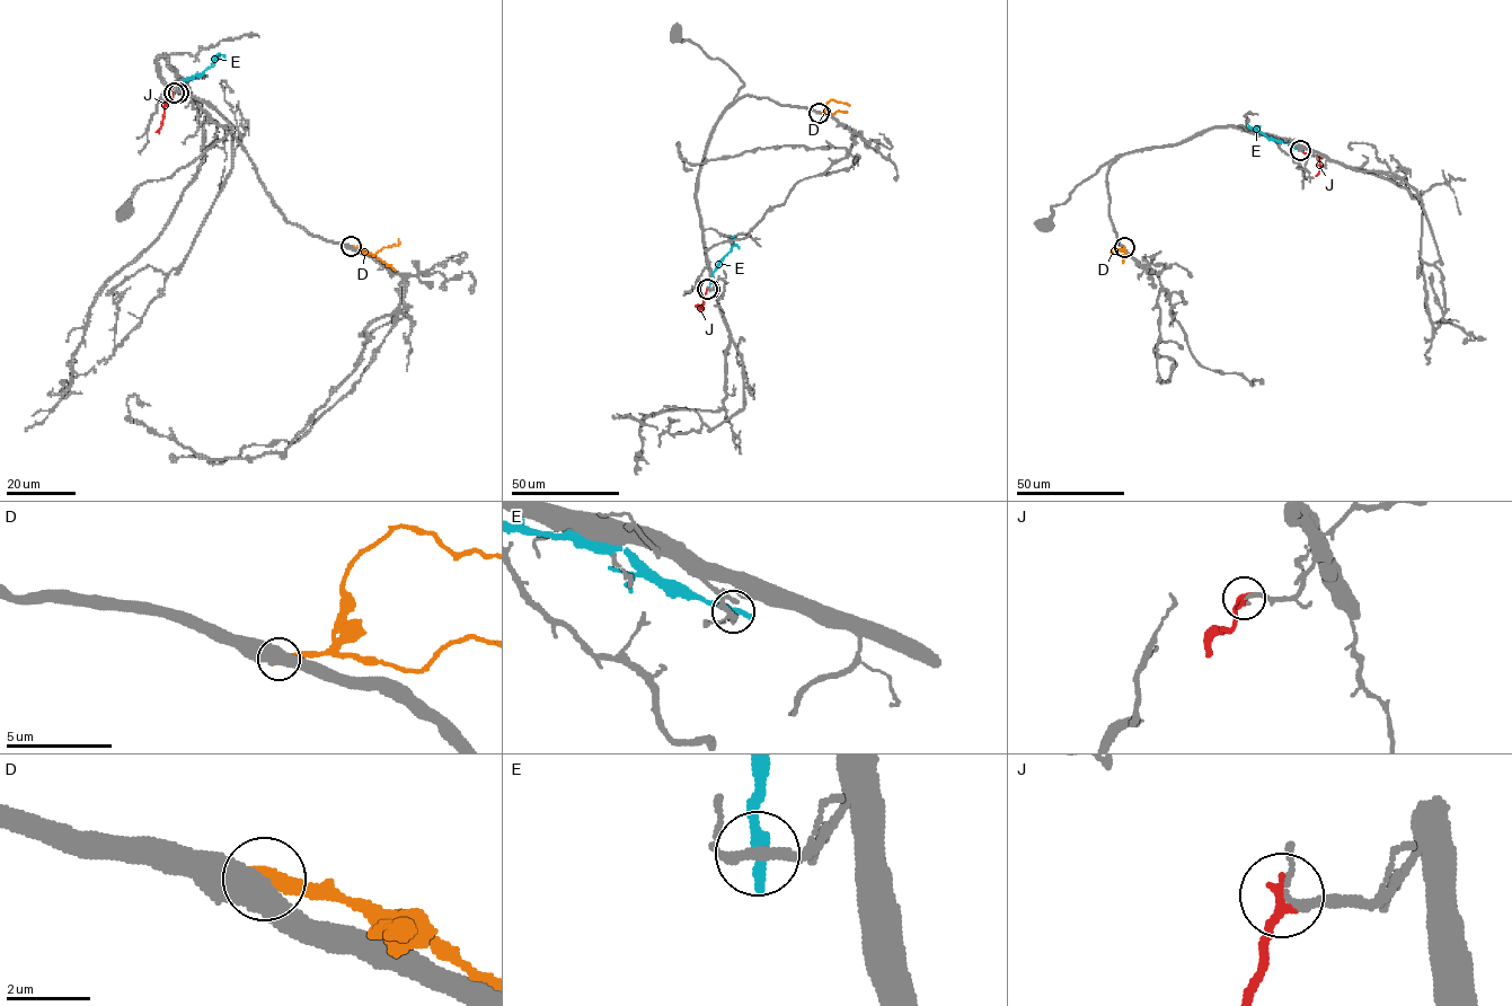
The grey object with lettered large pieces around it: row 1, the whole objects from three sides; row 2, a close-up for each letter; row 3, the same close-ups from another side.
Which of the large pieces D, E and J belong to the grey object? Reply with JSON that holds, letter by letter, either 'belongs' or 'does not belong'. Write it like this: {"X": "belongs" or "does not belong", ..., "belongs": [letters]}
{"D": "does not belong", "E": "does not belong", "J": "belongs", "belongs": ["J"]}

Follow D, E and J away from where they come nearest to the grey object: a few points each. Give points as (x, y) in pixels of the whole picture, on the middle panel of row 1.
D: (820, 113), (833, 99), (849, 106)
E: (709, 289), (713, 271), (730, 250), (735, 236)
J: (707, 289), (699, 310), (697, 303)

